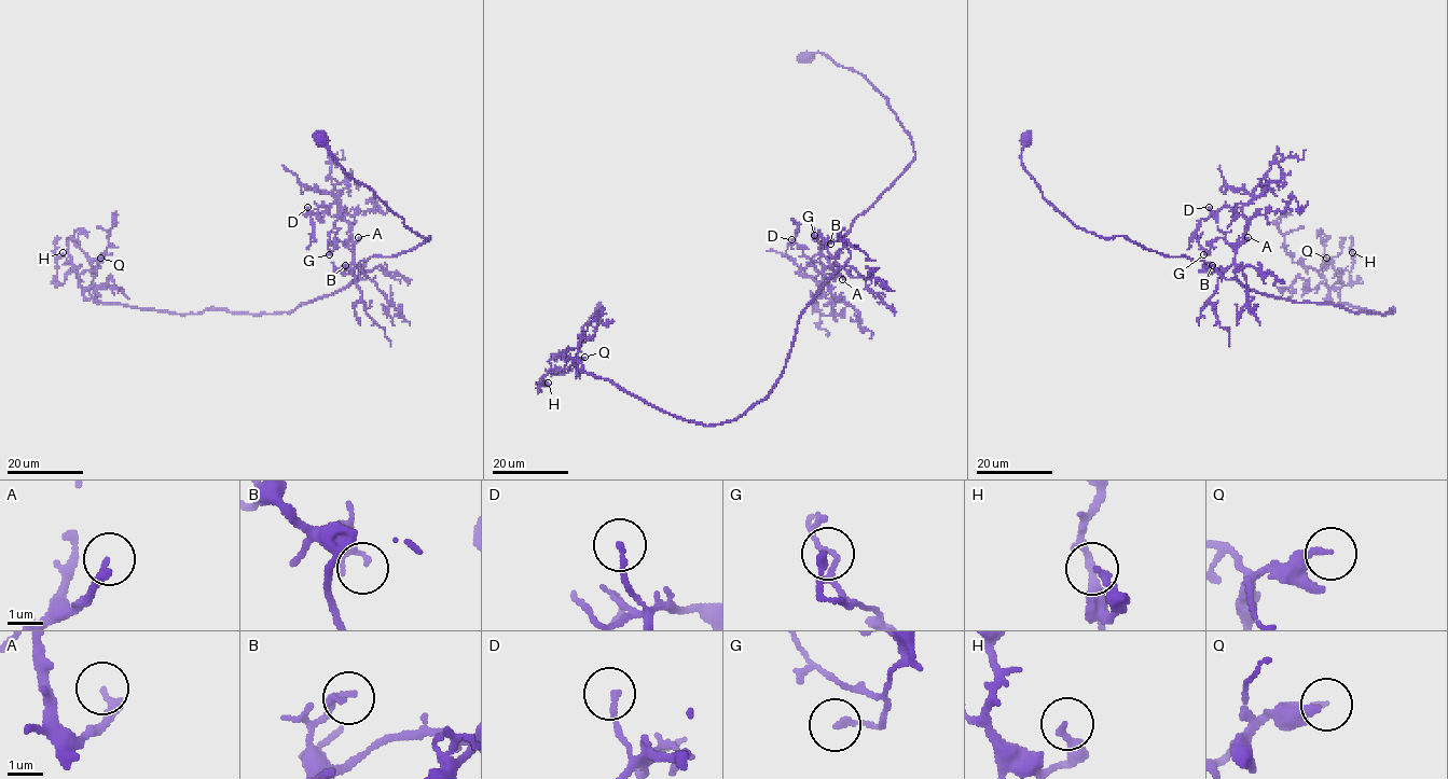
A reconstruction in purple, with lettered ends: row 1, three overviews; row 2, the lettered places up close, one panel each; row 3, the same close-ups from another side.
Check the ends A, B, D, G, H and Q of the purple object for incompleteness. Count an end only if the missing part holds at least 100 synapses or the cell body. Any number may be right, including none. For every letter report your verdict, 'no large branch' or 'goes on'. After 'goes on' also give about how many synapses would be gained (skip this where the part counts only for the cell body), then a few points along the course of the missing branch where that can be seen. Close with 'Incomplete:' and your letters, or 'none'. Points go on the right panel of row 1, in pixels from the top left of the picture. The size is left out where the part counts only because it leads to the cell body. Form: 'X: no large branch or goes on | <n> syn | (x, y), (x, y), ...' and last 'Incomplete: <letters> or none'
A: goes on | 100 syn | (1247, 237), (1263, 236), (1269, 231), (1288, 256)
B: no large branch
D: no large branch
G: no large branch
H: no large branch
Q: no large branch
Incomplete: A

